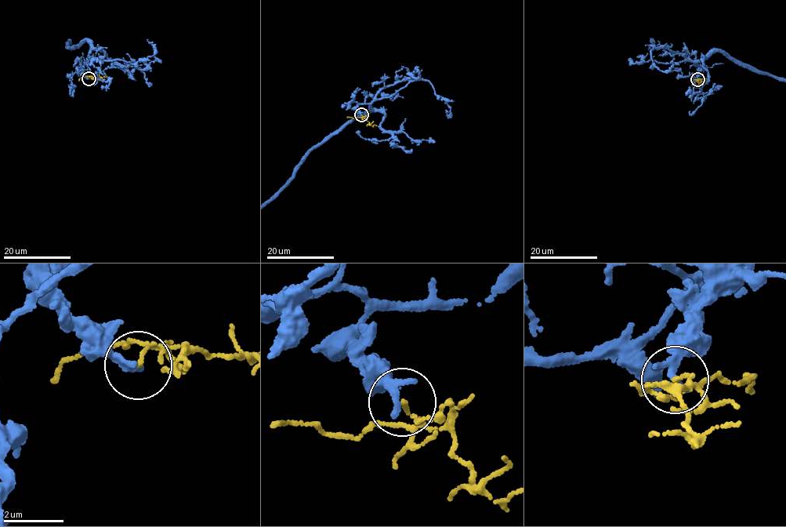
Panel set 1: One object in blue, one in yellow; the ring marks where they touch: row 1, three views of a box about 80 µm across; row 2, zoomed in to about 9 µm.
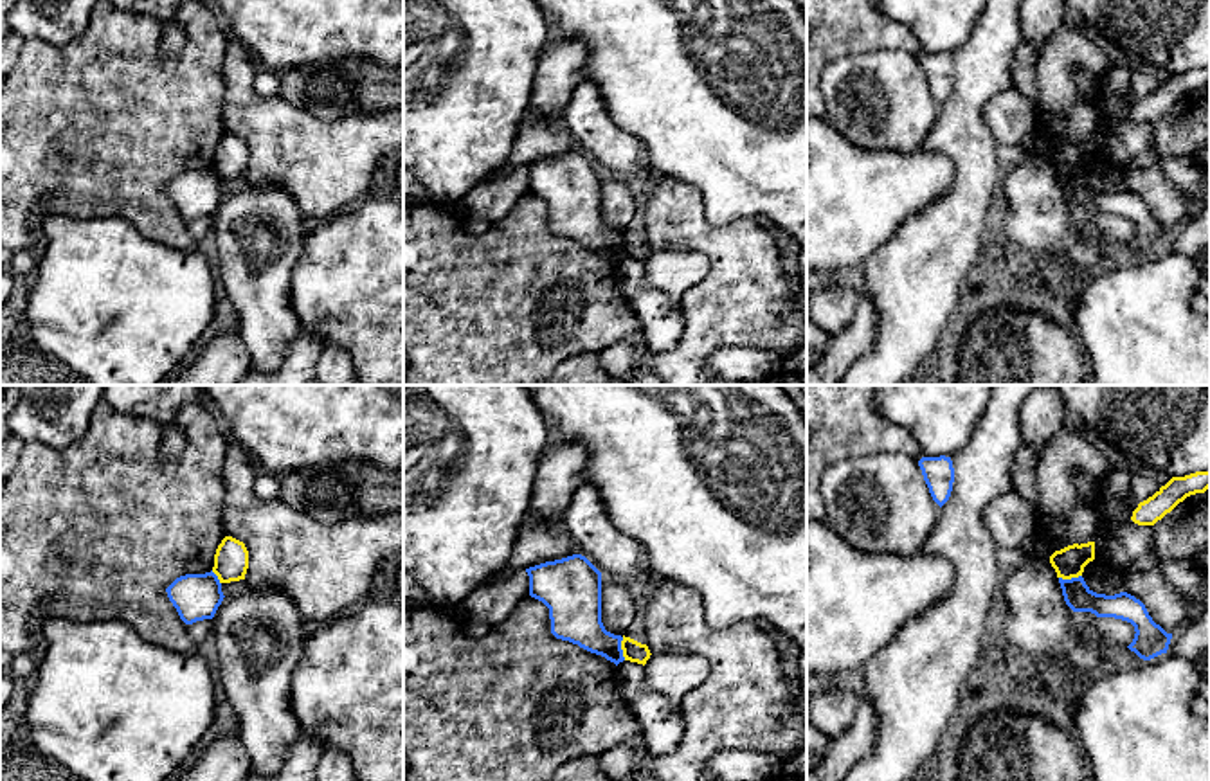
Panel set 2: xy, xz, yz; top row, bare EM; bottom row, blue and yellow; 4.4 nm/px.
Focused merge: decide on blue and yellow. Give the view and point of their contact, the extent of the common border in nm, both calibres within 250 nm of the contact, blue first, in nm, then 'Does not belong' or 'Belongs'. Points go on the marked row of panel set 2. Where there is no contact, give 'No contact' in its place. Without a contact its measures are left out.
Touches blue at xz (620, 648). Shared border 110 nm. Thickness 220 nm (blue) against 90 nm. Does not belong

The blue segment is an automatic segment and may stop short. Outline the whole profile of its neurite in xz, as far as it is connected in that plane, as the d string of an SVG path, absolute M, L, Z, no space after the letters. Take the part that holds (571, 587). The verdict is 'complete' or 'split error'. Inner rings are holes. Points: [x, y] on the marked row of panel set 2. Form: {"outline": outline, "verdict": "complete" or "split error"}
{"outline": "M582 554L526 569L529 596L549 608L551 633L601 655L616 666L625 660L621 635L601 623L601 572Z", "verdict": "complete"}

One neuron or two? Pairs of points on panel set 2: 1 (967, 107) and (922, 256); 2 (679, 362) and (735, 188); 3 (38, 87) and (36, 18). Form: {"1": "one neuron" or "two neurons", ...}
{"1": "one neuron", "2": "two neurons", "3": "two neurons"}

